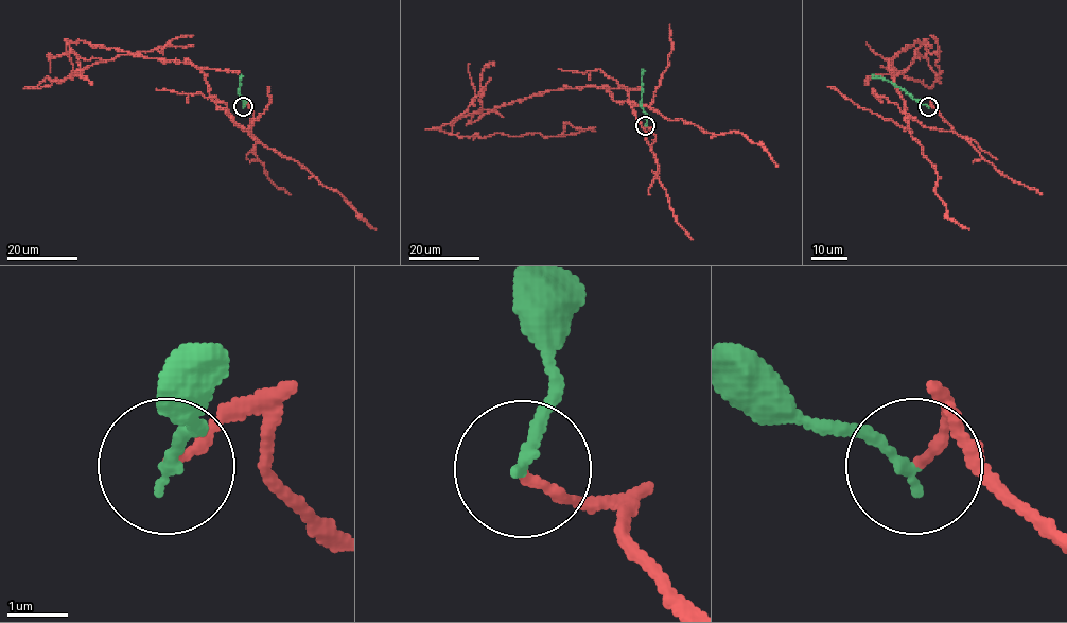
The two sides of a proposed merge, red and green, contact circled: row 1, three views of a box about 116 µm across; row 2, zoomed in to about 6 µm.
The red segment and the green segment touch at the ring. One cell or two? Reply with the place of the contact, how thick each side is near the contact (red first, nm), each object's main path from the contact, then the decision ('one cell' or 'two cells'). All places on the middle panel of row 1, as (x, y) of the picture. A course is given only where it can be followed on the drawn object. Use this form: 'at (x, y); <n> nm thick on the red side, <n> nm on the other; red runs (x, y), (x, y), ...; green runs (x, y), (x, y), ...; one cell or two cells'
at (645, 125); 170 nm thick on the red side, 200 nm on the other; red runs (645, 126), (651, 149), (628, 102), (595, 85), (471, 122), (478, 93), (434, 128), (595, 127); green runs (645, 126), (646, 116), (641, 100), (644, 69); two cells

